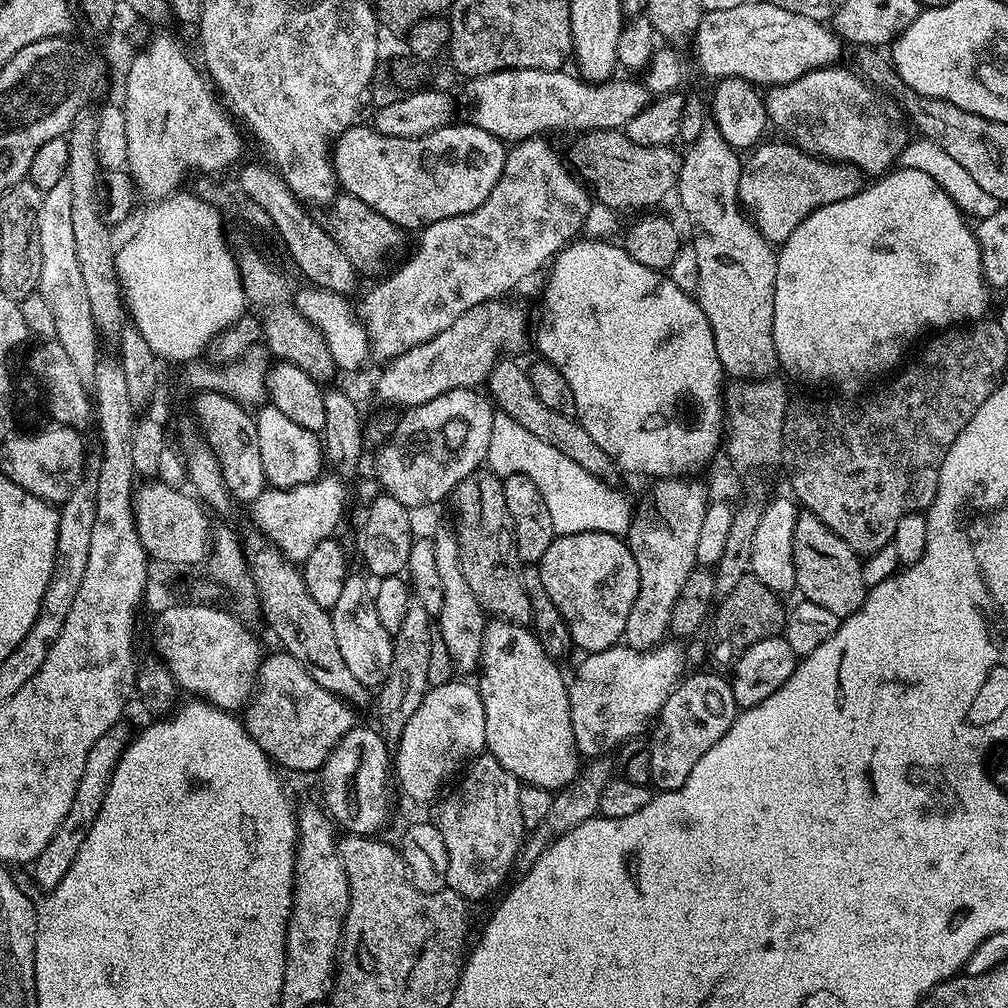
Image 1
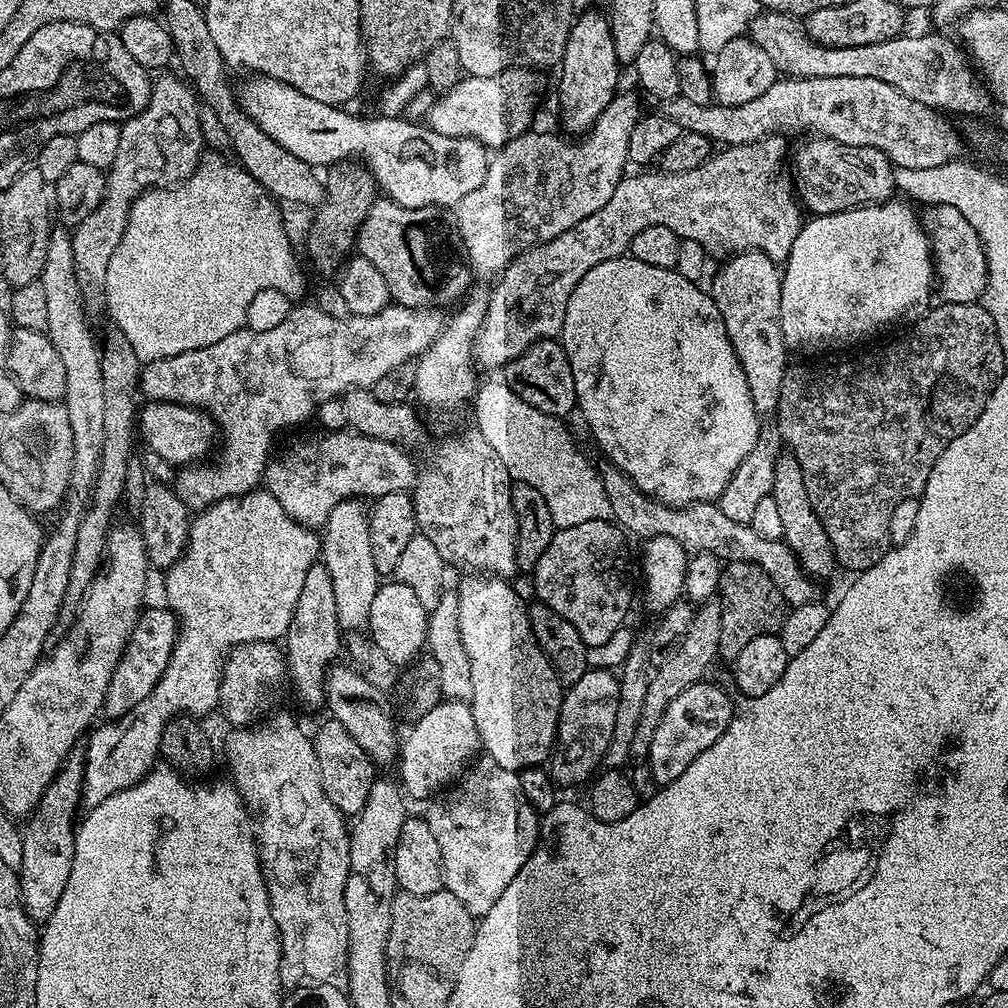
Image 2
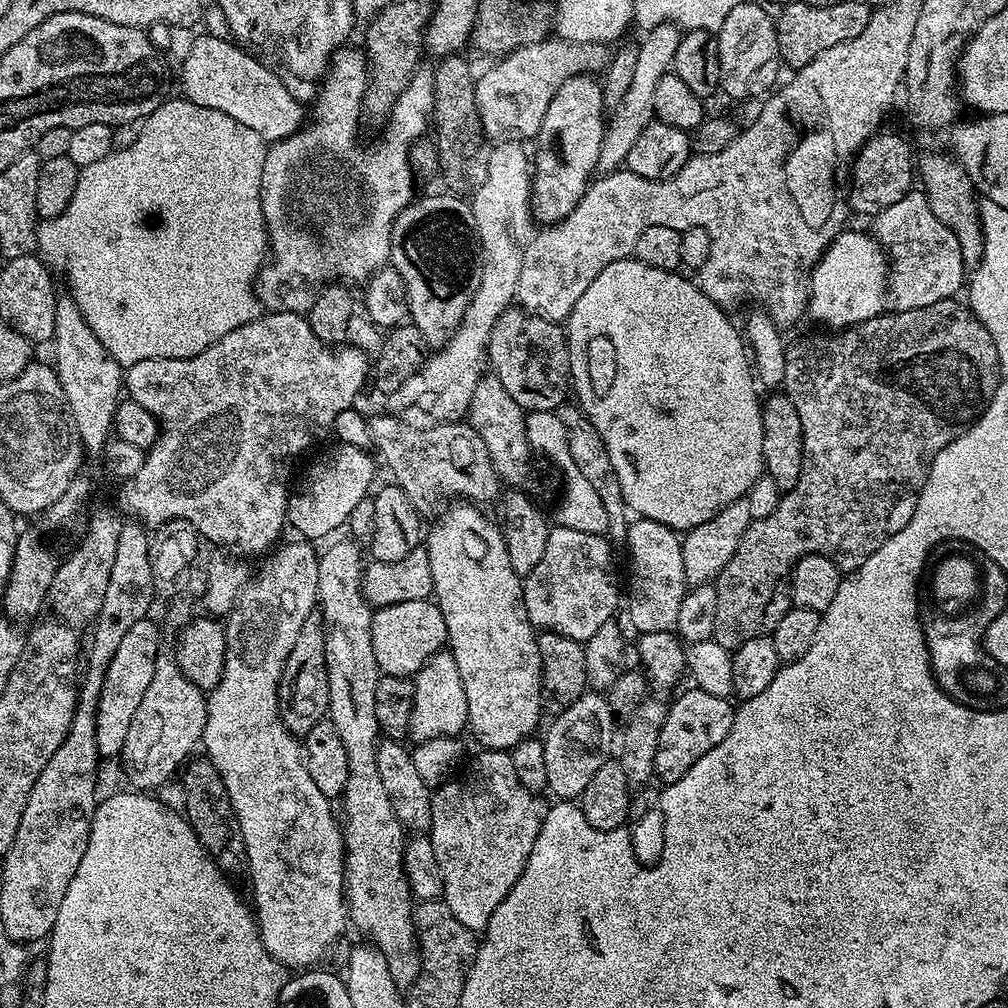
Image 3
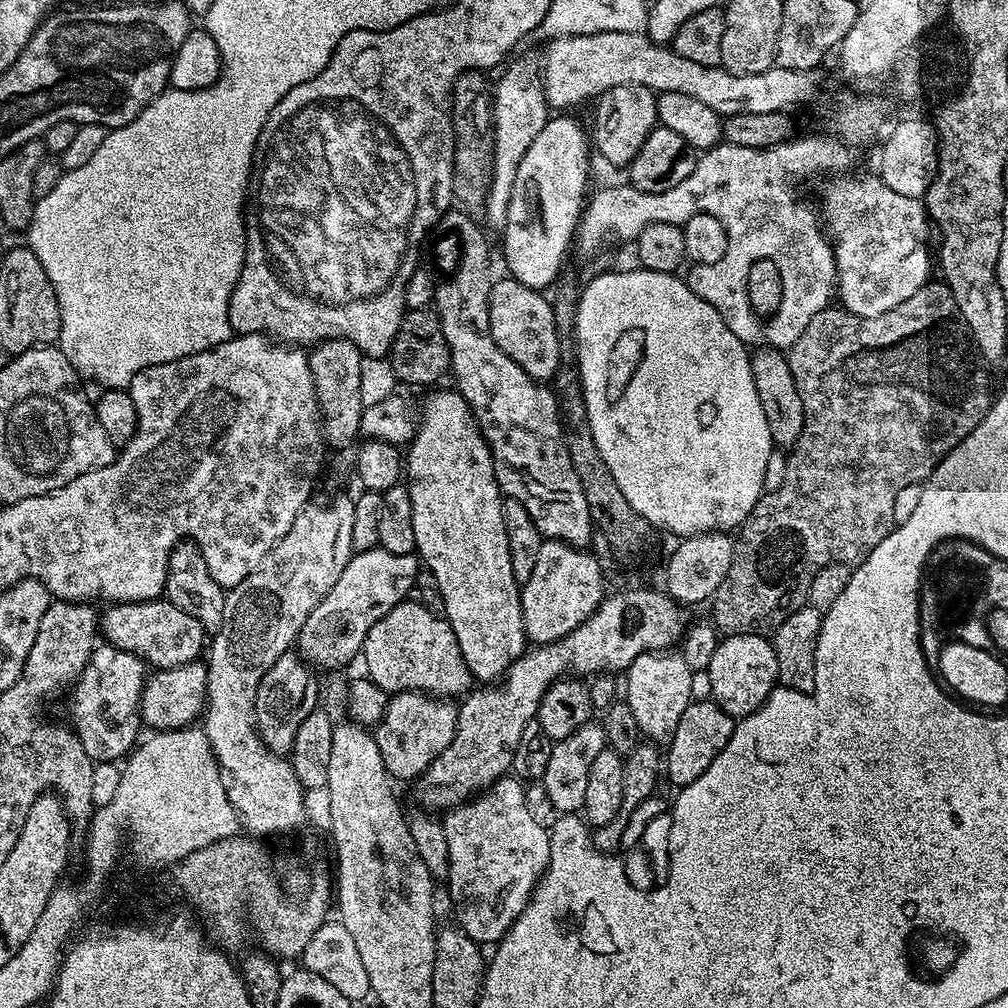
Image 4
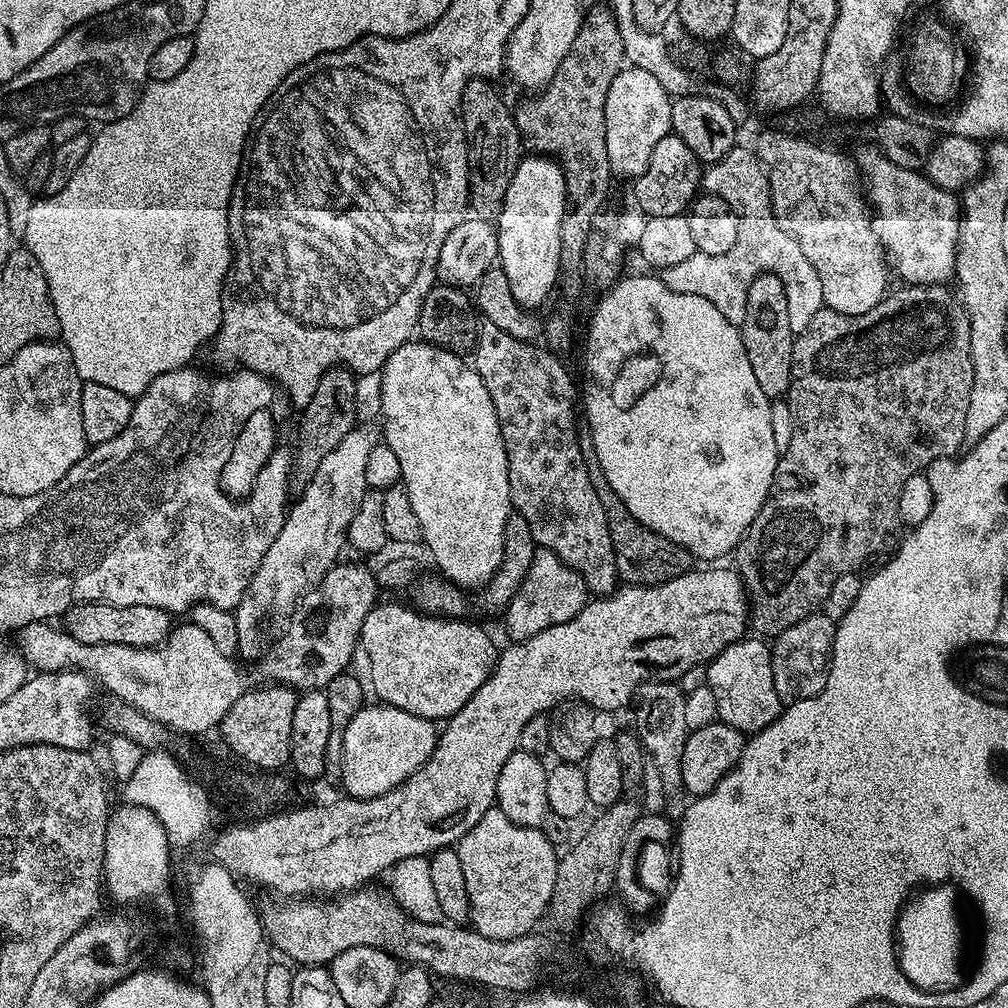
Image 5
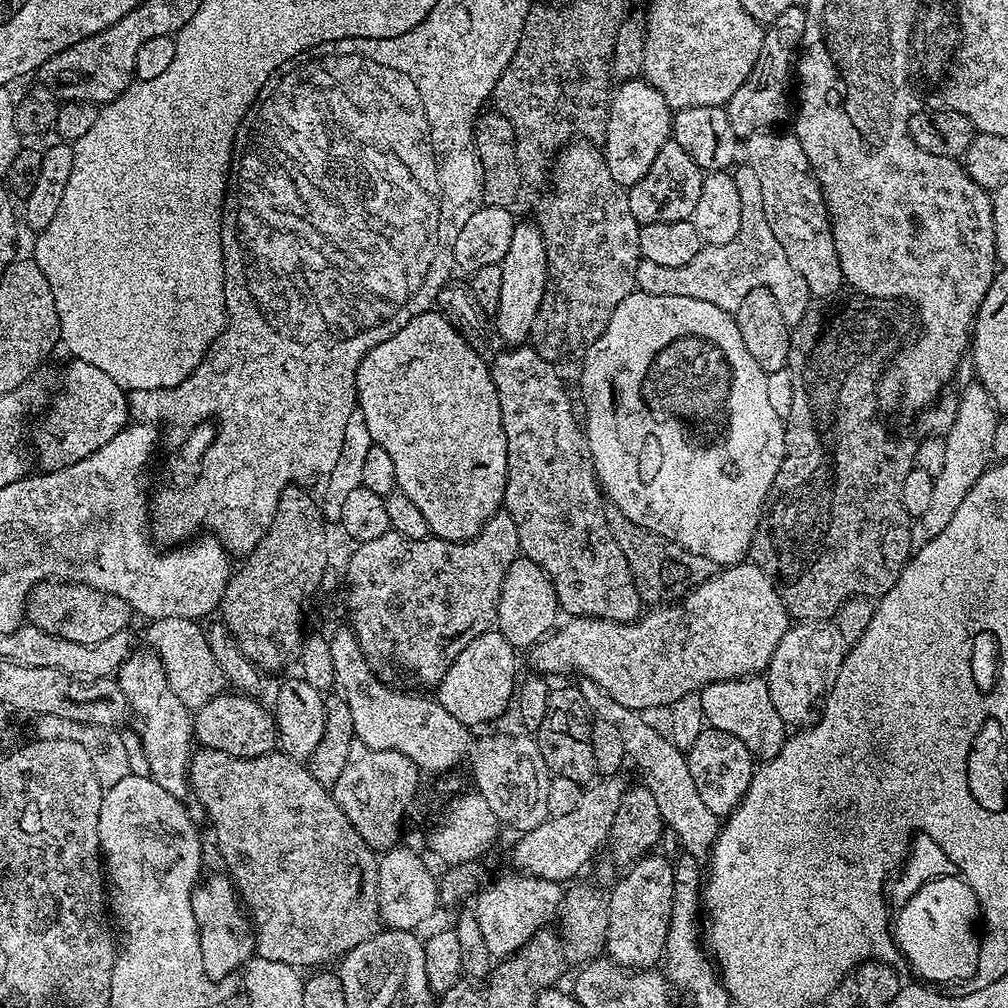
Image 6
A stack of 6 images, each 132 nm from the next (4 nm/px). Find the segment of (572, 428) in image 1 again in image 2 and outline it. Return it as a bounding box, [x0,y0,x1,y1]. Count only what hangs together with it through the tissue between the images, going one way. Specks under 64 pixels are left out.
[598,463,821,608]

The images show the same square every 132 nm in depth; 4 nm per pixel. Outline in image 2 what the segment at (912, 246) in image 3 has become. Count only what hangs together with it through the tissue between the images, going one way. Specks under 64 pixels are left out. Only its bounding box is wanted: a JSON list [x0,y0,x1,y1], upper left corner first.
[922,204,988,304]

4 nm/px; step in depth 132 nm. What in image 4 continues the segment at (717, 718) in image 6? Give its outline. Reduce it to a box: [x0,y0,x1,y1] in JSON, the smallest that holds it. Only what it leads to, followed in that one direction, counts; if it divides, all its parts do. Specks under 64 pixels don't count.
[706,634,779,718]

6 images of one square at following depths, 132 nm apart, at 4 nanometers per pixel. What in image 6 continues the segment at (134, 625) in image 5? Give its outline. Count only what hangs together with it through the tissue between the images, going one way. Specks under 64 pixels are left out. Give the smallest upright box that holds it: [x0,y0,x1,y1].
[26,580,134,644]

